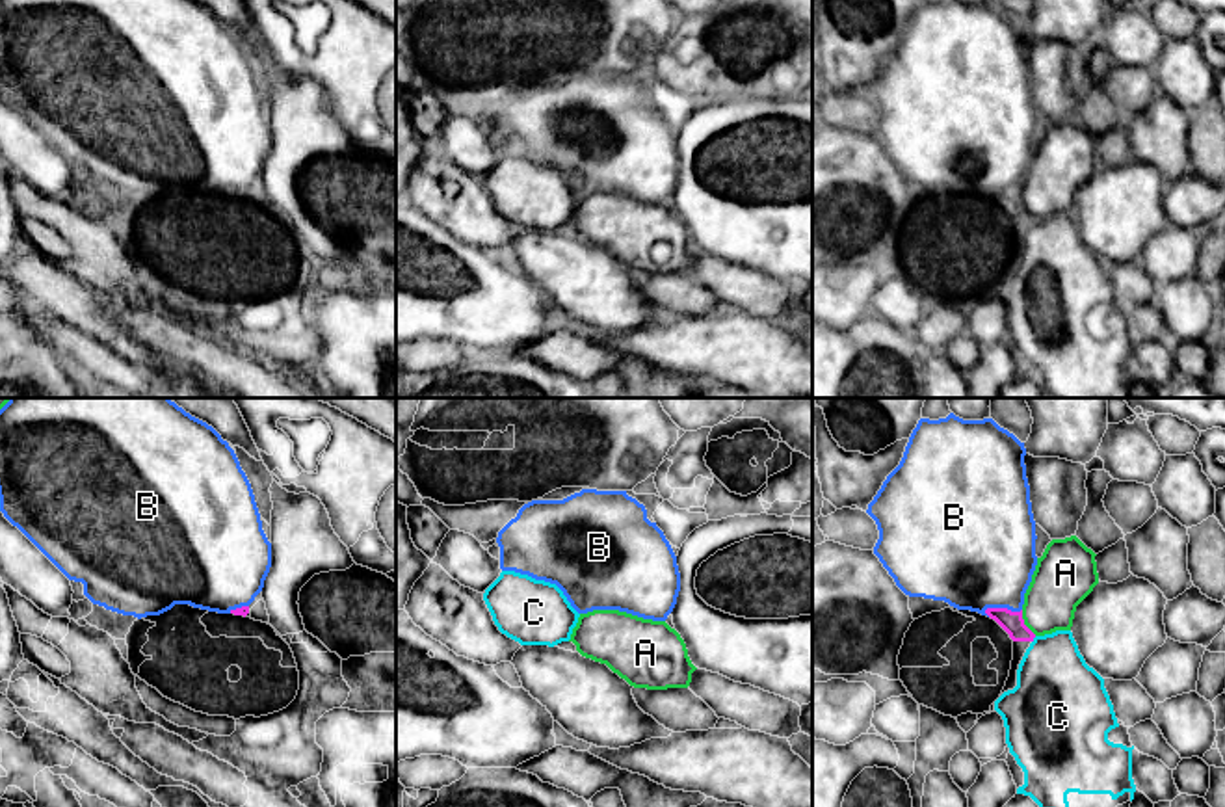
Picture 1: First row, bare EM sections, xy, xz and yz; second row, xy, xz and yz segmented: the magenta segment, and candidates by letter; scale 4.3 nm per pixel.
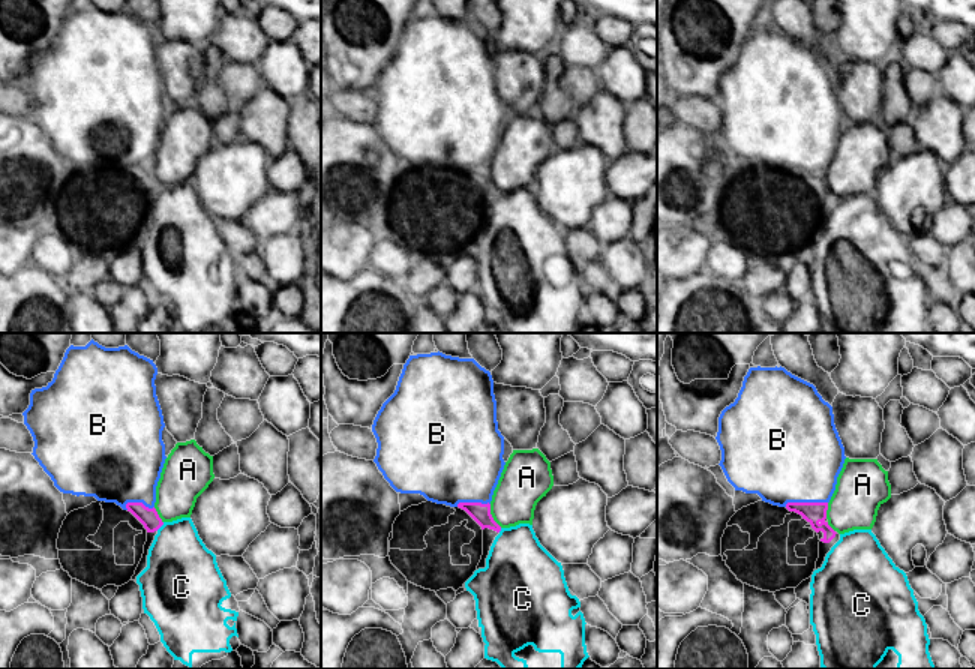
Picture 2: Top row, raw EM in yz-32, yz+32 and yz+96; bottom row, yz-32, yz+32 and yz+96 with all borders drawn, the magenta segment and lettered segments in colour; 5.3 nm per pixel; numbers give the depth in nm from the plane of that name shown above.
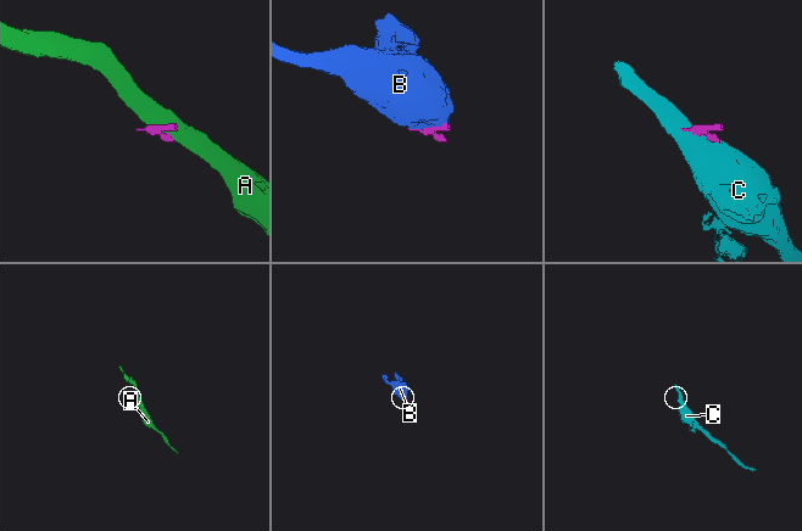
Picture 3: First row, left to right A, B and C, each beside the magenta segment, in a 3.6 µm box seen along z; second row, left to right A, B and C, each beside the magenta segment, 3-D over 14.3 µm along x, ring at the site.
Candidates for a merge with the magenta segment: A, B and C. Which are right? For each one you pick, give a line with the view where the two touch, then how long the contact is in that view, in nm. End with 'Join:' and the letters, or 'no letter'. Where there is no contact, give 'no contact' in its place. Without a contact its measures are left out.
B: contact in yz; length 170 nm
Join: B

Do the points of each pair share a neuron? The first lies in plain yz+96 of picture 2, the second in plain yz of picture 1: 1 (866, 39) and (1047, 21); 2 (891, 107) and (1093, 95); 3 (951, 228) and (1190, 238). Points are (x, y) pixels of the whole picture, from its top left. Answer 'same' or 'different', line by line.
1: same
2: same
3: same

